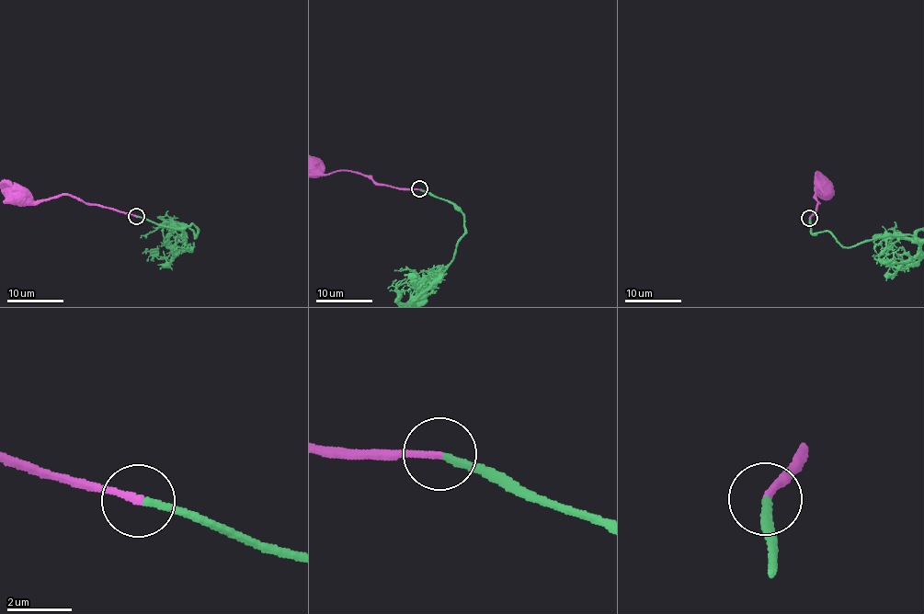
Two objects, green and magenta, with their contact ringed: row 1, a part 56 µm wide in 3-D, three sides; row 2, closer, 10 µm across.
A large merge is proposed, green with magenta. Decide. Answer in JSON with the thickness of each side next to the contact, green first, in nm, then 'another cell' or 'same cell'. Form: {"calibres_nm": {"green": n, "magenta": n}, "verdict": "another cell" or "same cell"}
{"calibres_nm": {"green": 240, "magenta": 240}, "verdict": "same cell"}

